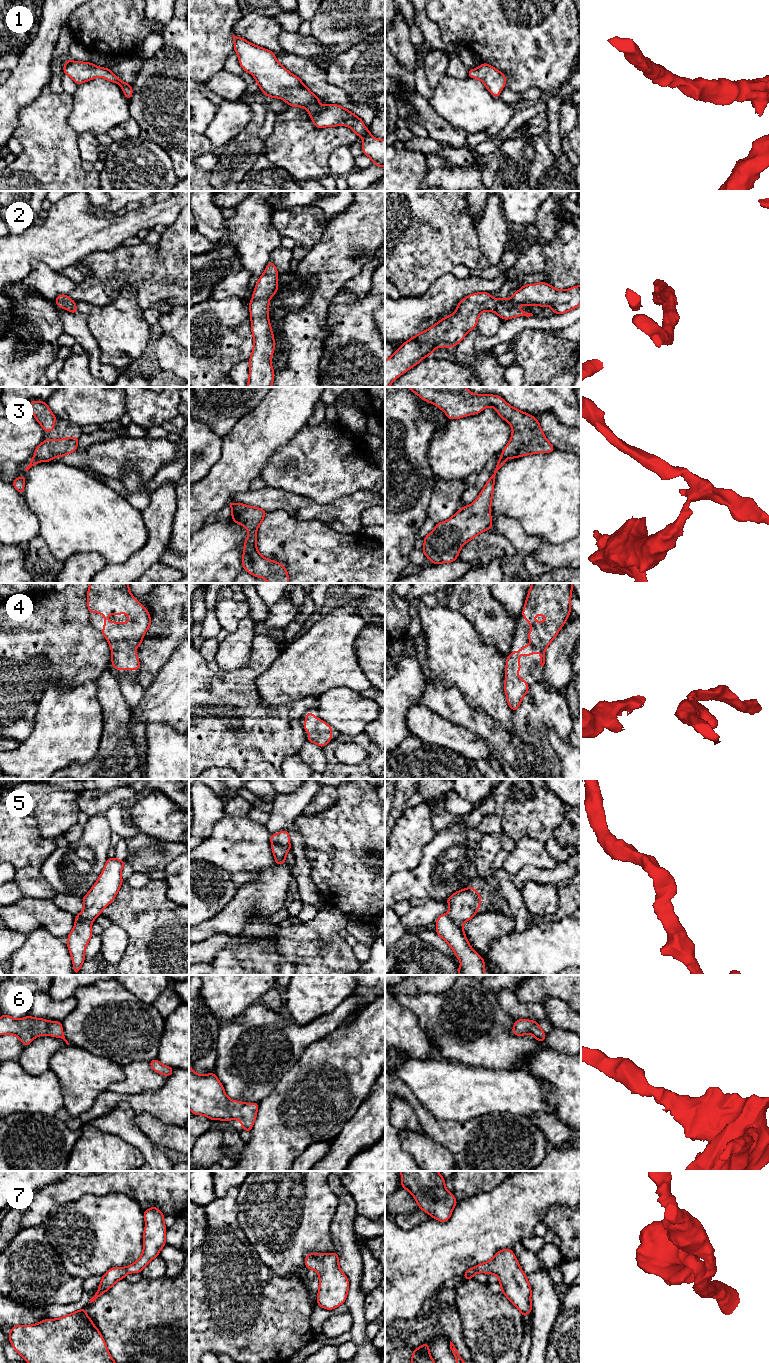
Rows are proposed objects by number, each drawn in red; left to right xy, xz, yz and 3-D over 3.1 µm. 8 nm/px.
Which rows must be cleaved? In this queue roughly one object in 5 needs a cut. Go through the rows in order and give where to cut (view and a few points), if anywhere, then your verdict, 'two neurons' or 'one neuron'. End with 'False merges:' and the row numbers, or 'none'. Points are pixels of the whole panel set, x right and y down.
1: no cut; one neuron
2: no cut; one neuron
3: cut in xy along (35, 456), (39, 460); two neurons
4: no cut; one neuron
5: no cut; one neuron
6: no cut; one neuron
7: no cut; one neuron
False merges: 3

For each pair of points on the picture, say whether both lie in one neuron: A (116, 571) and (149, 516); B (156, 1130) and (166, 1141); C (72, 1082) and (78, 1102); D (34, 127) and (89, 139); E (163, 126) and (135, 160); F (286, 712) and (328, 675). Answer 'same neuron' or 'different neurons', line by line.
A: same neuron
B: same neuron
C: same neuron
D: different neurons
E: different neurons
F: different neurons

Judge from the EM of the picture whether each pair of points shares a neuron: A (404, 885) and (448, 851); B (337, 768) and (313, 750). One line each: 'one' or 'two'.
A: one
B: two

